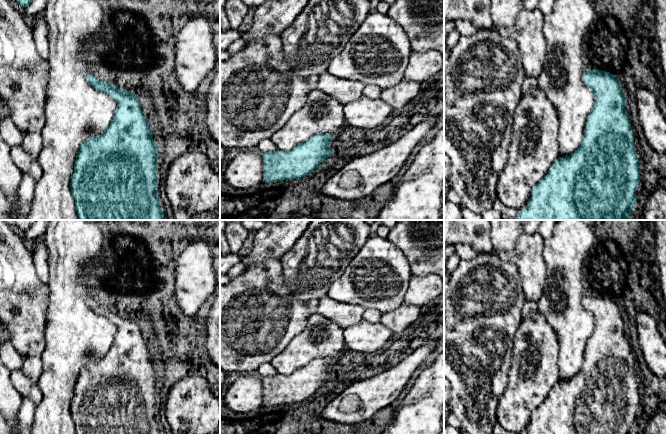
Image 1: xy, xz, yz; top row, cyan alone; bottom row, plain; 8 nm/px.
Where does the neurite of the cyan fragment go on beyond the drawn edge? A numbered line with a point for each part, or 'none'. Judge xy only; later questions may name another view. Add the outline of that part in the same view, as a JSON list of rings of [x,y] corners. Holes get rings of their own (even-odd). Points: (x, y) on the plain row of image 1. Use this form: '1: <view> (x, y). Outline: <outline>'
none

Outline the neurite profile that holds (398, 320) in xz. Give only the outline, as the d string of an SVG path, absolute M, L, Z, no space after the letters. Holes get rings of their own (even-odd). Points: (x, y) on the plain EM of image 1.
M402 304L393 311L382 313L380 322L393 334L398 334L412 325L420 315L420 306Z

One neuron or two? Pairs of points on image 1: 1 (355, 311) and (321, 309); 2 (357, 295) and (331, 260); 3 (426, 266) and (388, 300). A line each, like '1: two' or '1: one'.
1: one
2: two
3: two

